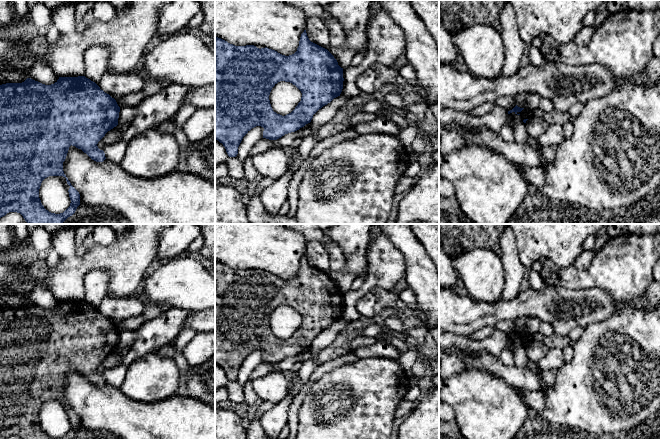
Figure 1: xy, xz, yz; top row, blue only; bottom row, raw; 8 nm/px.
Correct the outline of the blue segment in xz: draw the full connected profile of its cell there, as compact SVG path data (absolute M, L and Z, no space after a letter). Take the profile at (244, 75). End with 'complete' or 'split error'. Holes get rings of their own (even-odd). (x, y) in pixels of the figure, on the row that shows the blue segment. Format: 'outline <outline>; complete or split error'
outline M306 30L301 34L297 51L289 56L267 47L259 49L254 45L235 46L215 37L215 61L215 139L223 144L229 157L237 156L243 137L252 128L261 126L264 128L263 138L277 140L310 123L313 115L340 96L343 89L343 68L327 49L309 40ZM280 81L292 83L302 93L301 101L291 113L285 116L274 112L269 100L272 88Z; complete

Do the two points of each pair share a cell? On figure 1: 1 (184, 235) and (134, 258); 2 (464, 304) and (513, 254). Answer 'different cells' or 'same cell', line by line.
1: different cells
2: different cells

